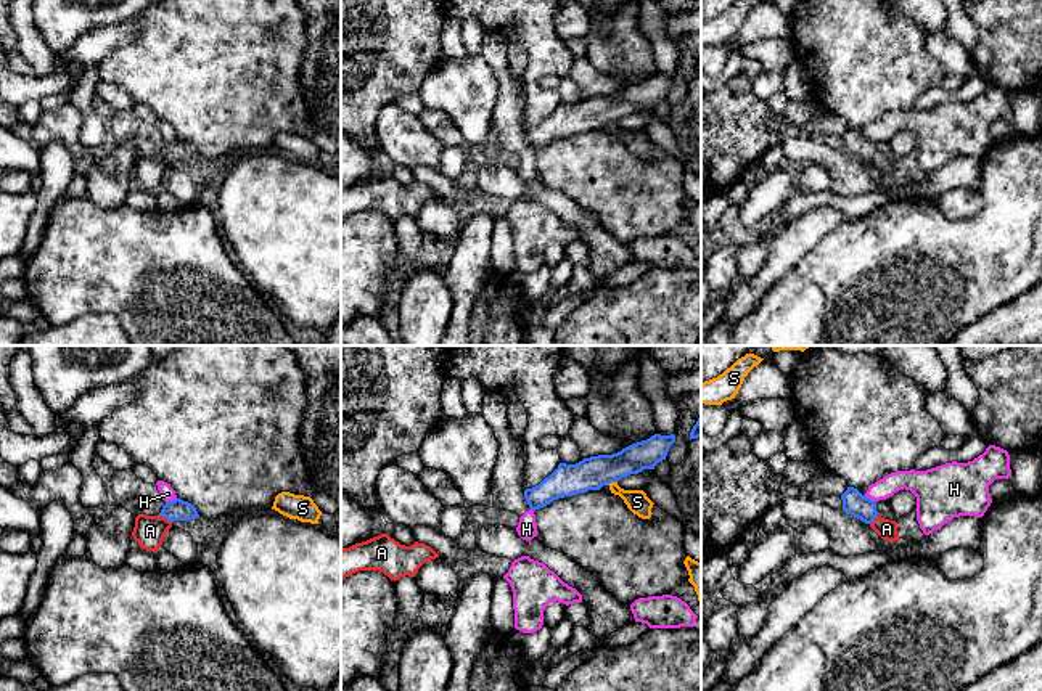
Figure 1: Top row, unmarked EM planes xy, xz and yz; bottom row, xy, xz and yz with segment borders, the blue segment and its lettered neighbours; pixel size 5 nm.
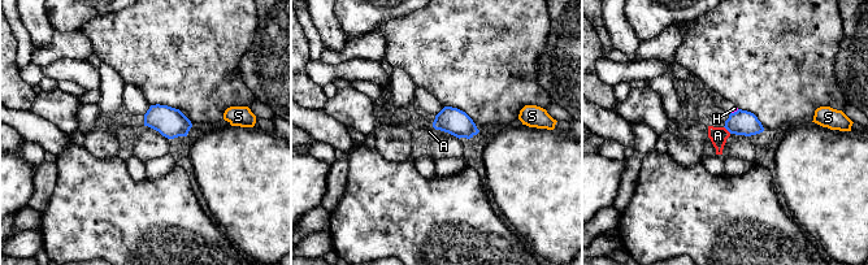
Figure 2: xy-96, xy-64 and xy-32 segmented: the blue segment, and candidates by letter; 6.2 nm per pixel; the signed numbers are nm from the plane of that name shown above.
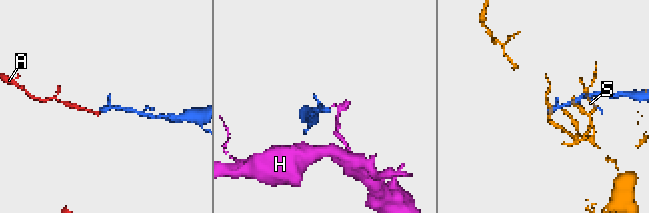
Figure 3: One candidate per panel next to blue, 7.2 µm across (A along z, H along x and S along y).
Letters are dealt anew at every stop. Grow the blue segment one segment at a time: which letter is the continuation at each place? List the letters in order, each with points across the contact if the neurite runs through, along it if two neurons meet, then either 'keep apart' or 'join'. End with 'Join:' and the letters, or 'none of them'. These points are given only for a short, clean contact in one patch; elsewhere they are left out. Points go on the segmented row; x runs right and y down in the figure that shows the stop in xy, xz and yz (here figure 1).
A: way xy (177, 510), (164, 516), (150, 531); join
H: border yz (864, 495), (875, 502); keep apart
S: border xz (616, 481), (607, 484); keep apart
Join: A

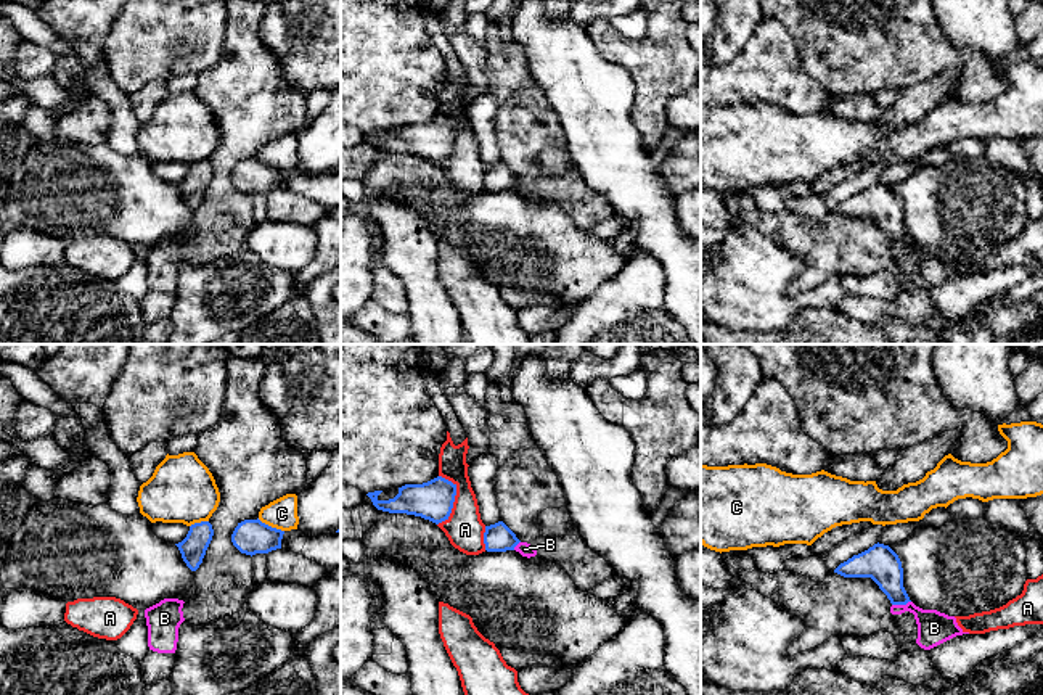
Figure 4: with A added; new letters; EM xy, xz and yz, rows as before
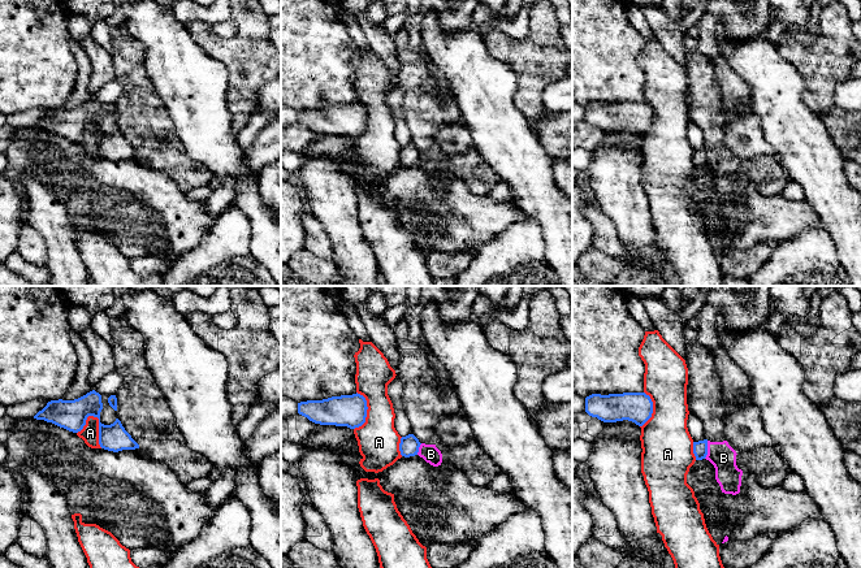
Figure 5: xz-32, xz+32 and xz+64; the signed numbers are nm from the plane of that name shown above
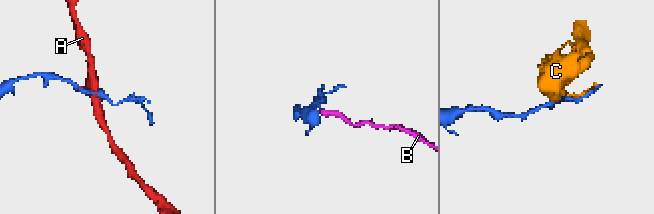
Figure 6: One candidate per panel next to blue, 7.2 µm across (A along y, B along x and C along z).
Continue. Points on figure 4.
A: keep apart
B: border yz (910, 600), (892, 605); keep apart
C: keep apart
Join: none of them

